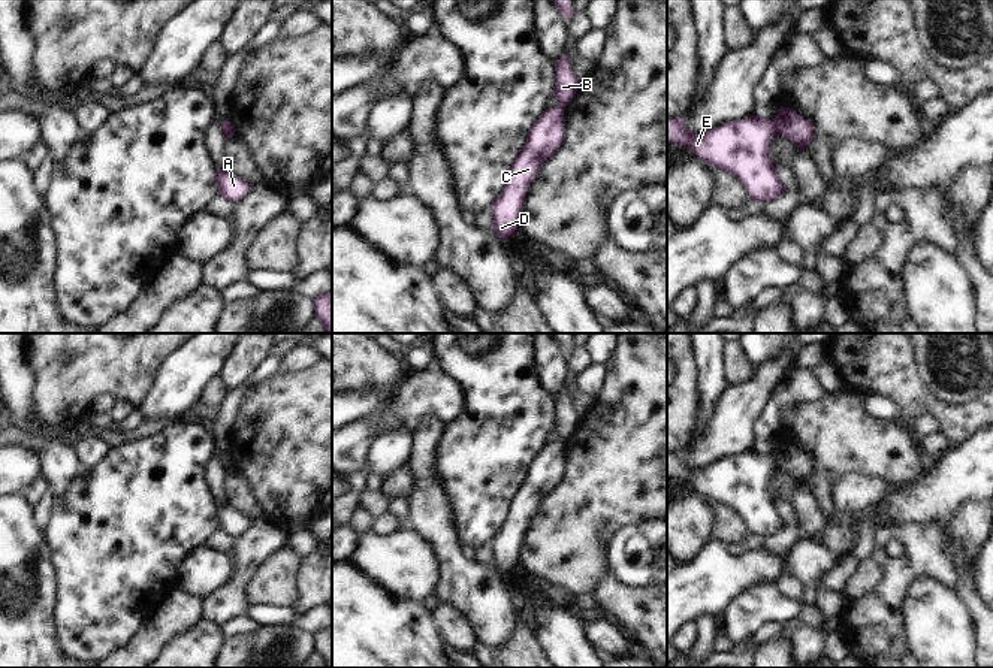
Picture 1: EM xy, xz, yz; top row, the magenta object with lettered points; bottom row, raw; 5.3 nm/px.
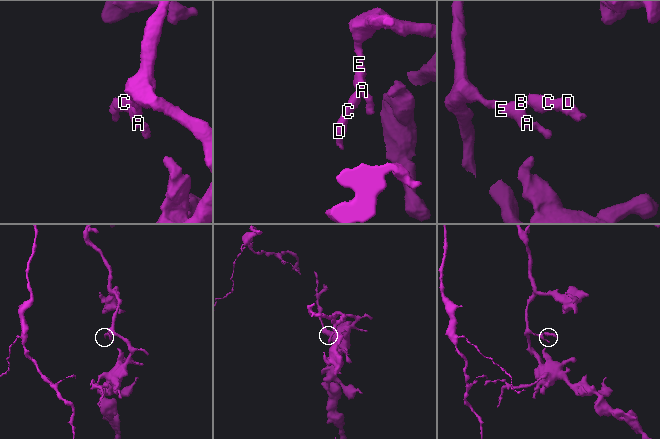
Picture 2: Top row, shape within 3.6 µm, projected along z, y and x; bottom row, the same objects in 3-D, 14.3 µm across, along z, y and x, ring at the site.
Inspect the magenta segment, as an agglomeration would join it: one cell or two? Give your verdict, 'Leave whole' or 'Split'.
Split

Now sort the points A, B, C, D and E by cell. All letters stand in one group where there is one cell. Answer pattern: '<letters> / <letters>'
A B E / C D

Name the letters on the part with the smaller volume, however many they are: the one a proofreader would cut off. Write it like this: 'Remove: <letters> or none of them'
Remove: C, D

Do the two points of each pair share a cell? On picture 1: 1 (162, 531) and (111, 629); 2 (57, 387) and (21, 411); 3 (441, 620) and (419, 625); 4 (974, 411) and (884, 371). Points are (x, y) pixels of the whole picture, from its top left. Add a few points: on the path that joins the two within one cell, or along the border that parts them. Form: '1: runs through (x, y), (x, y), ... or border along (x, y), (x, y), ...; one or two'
1: runs through (138, 555), (111, 582), (111, 605); one
2: border along (29, 369), (33, 378), (29, 414), (41, 426); two
3: border along (429, 611), (431, 620), (446, 644); two
4: runs through (951, 413), (944, 413), (918, 401), (907, 389); one

